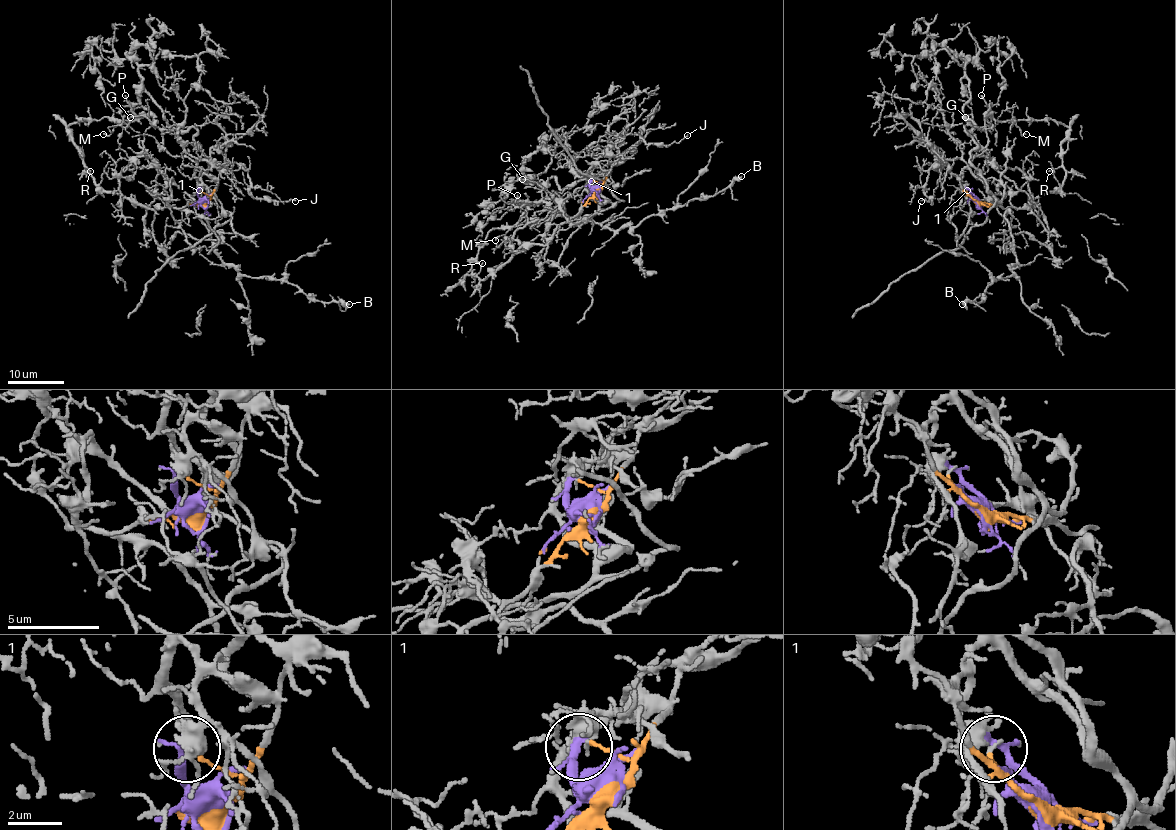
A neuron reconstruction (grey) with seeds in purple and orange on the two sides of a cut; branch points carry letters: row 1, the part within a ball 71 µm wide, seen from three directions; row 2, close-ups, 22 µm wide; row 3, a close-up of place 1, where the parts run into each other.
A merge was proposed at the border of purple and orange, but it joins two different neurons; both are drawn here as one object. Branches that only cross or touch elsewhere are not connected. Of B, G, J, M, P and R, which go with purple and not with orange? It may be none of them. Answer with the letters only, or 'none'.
G, J

